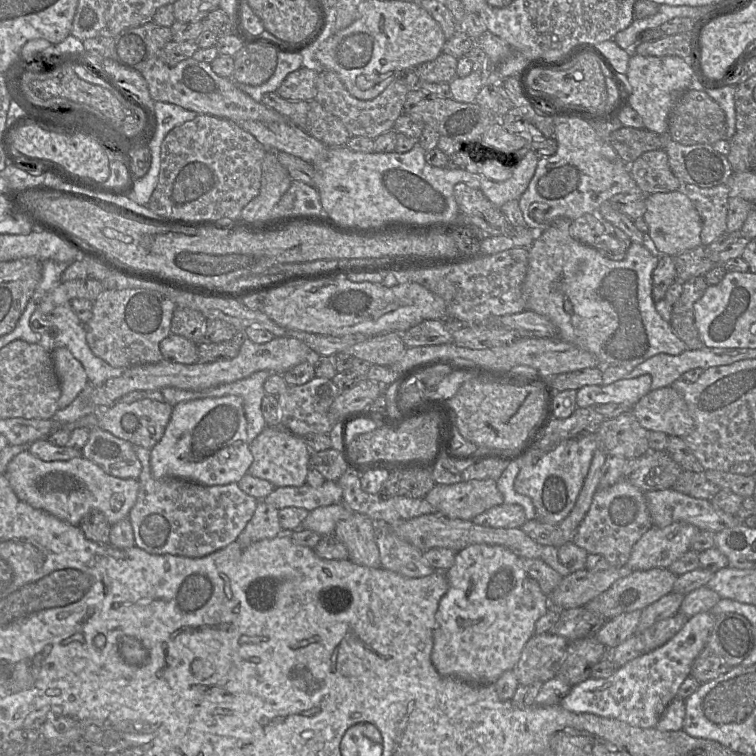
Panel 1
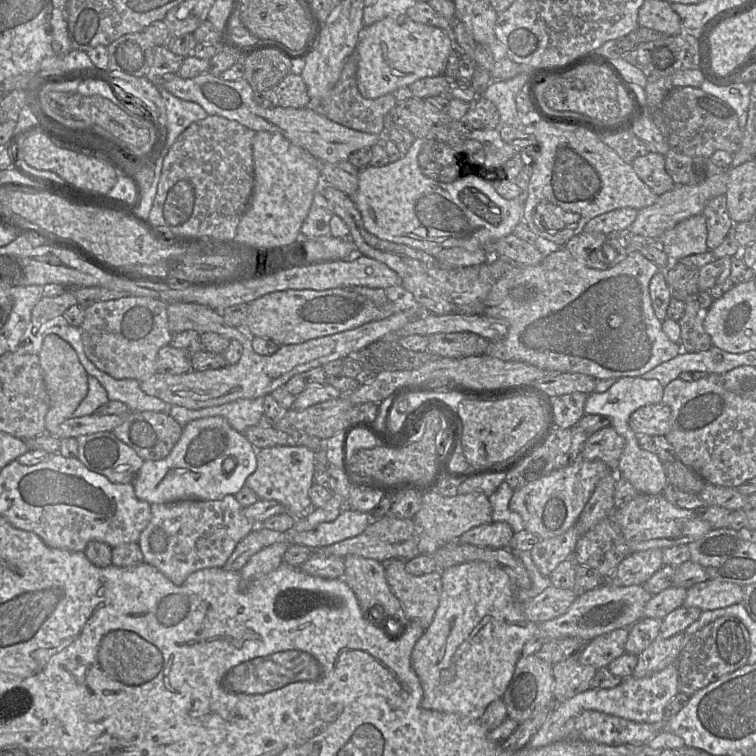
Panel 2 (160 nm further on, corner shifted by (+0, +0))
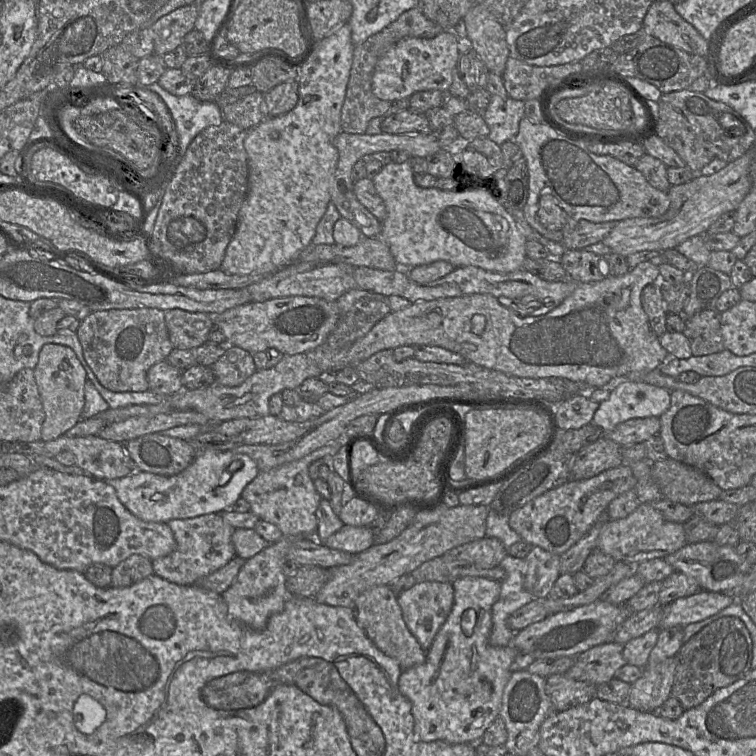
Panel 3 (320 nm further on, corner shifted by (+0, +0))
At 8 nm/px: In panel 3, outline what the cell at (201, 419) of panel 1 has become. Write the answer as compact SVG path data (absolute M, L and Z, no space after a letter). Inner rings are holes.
M201 448L197 449L192 463L177 475L136 471L124 478L104 481L115 489L120 502L137 518L145 522L168 523L174 519L227 511L258 473L256 462L246 454Z

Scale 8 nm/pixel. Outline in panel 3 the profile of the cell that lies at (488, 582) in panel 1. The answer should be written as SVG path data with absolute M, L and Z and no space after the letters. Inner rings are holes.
M466 576L456 579L452 585L454 602L450 614L427 650L425 661L401 672L398 688L411 702L418 741L477 743L499 716L517 650L512 645L490 643L491 610L500 596L501 581Z

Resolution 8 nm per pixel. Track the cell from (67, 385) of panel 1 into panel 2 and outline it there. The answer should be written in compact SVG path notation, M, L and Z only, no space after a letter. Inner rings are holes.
M57 334L45 336L38 356L50 399L50 407L45 417L47 433L65 420L72 418L72 414L87 395L88 373L73 347Z

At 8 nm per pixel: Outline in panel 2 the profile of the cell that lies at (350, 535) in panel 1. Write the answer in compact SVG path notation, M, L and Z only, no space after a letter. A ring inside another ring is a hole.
M352 554L347 555L344 558L344 561L345 571L343 580L356 595L364 618L373 611L379 612L379 616L382 616L383 618L377 619L377 622L383 623L383 620L386 619L387 634L389 636L399 635L401 629L410 621L407 620L399 600L393 594L387 582L385 576L385 563Z

